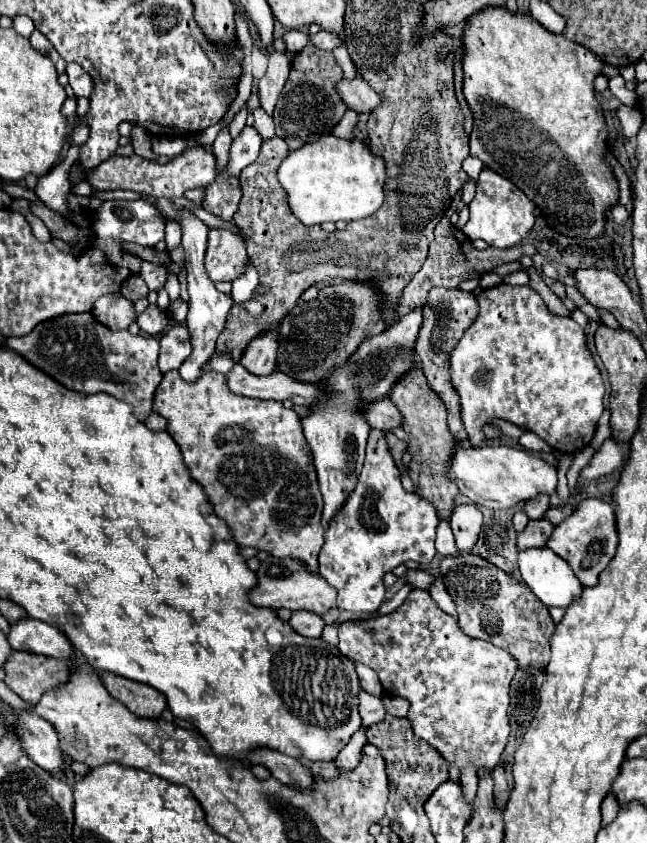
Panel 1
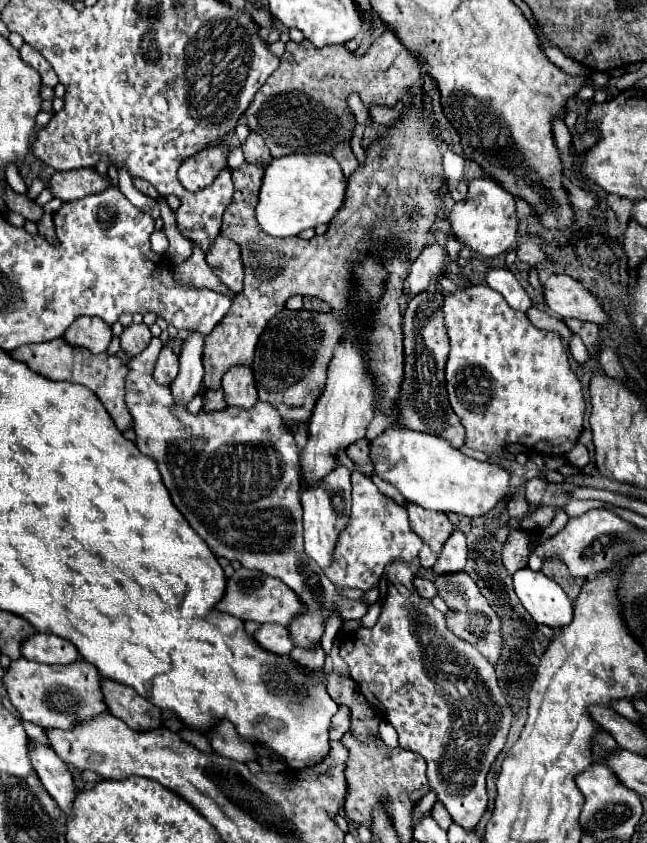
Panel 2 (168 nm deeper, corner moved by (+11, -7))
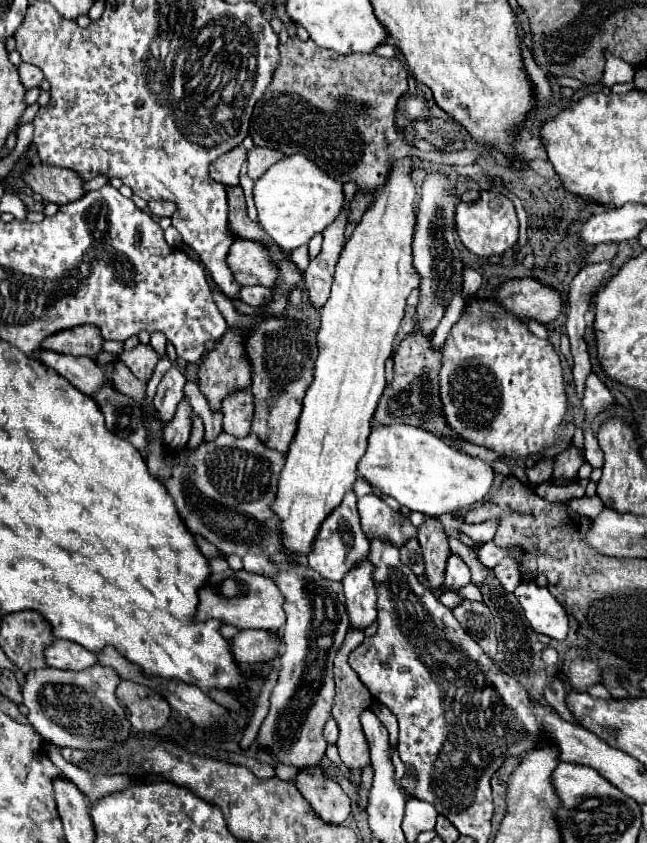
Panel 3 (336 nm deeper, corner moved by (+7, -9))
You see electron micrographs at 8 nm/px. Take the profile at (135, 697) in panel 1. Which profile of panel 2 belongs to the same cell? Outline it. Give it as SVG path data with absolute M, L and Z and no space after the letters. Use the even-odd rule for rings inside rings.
M104 678L102 694L108 712L124 720L132 730L152 730L160 726L160 708L152 706L134 688Z

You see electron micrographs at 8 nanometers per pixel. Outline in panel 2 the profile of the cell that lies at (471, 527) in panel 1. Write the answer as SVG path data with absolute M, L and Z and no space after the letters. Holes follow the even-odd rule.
M454 530L452 536L446 540L442 546L442 552L438 556L438 562L434 564L434 570L438 574L448 574L448 572L458 572L464 570L466 566L466 556L468 556L468 546L466 546L466 534L462 530Z

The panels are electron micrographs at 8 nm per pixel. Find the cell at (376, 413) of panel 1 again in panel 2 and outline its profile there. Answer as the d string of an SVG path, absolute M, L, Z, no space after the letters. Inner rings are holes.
M206 390L204 394L204 410L222 410L226 408L226 400L224 400L224 390Z

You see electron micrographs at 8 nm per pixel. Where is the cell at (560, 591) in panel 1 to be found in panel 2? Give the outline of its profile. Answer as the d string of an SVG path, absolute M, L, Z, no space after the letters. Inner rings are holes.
M528 566L520 568L514 574L514 590L516 590L516 596L520 598L522 606L530 612L530 616L534 618L536 624L546 624L546 626L552 626L552 628L562 628L562 626L572 622L572 600L566 596L562 586L556 584L552 578L548 578L542 570L534 572Z

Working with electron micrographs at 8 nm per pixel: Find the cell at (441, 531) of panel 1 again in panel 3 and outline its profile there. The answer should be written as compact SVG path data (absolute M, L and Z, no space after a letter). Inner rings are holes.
M416 538L408 540L408 542L400 548L400 560L402 560L416 576L422 576L422 574L424 574L422 552L420 552L420 544L418 544Z

